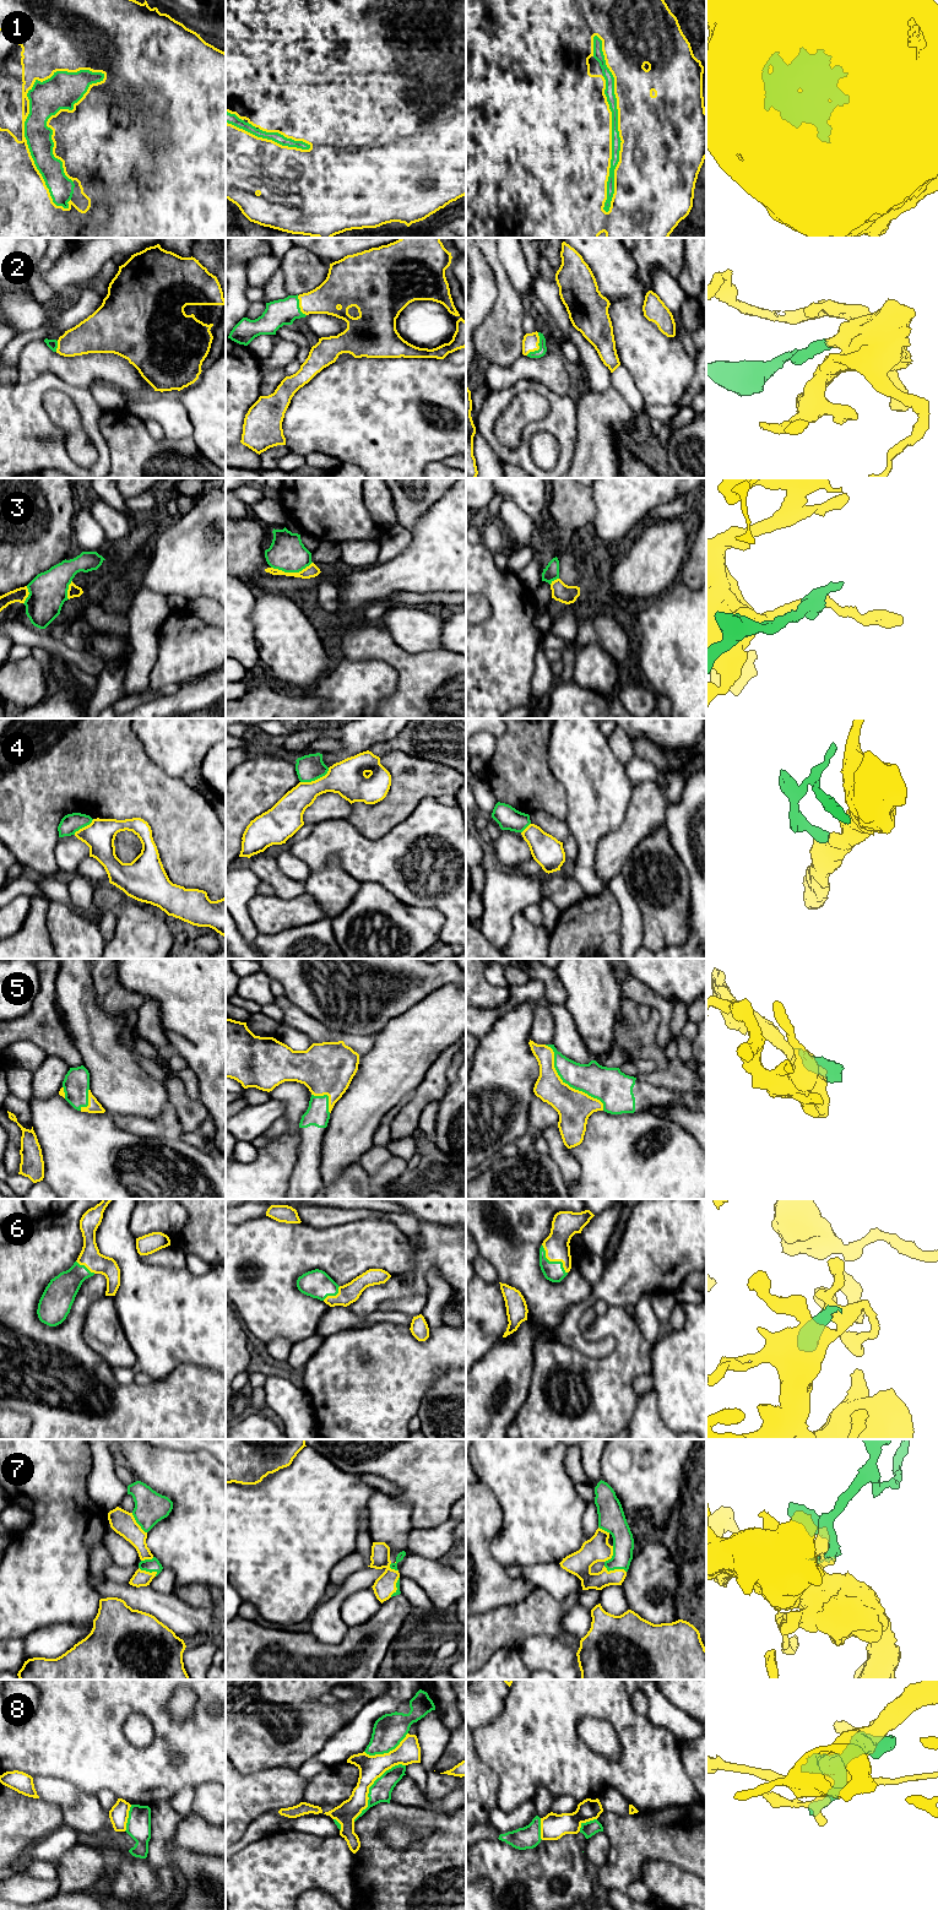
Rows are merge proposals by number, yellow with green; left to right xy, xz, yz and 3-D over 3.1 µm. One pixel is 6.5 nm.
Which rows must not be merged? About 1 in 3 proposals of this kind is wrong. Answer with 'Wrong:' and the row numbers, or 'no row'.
Wrong: 3, 4, 8

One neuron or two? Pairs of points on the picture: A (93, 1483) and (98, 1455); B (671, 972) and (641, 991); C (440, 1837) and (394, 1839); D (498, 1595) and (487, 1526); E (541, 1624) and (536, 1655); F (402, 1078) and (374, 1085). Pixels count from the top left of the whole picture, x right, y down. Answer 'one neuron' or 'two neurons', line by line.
A: one neuron
B: two neurons
C: two neurons
D: one neuron
E: two neurons
F: one neuron

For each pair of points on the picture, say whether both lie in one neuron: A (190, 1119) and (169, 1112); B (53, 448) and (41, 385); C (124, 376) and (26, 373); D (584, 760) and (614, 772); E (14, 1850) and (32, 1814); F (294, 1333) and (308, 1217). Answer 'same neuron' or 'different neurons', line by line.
A: different neurons
B: same neuron
C: same neuron
D: same neuron
E: same neuron
F: different neurons

